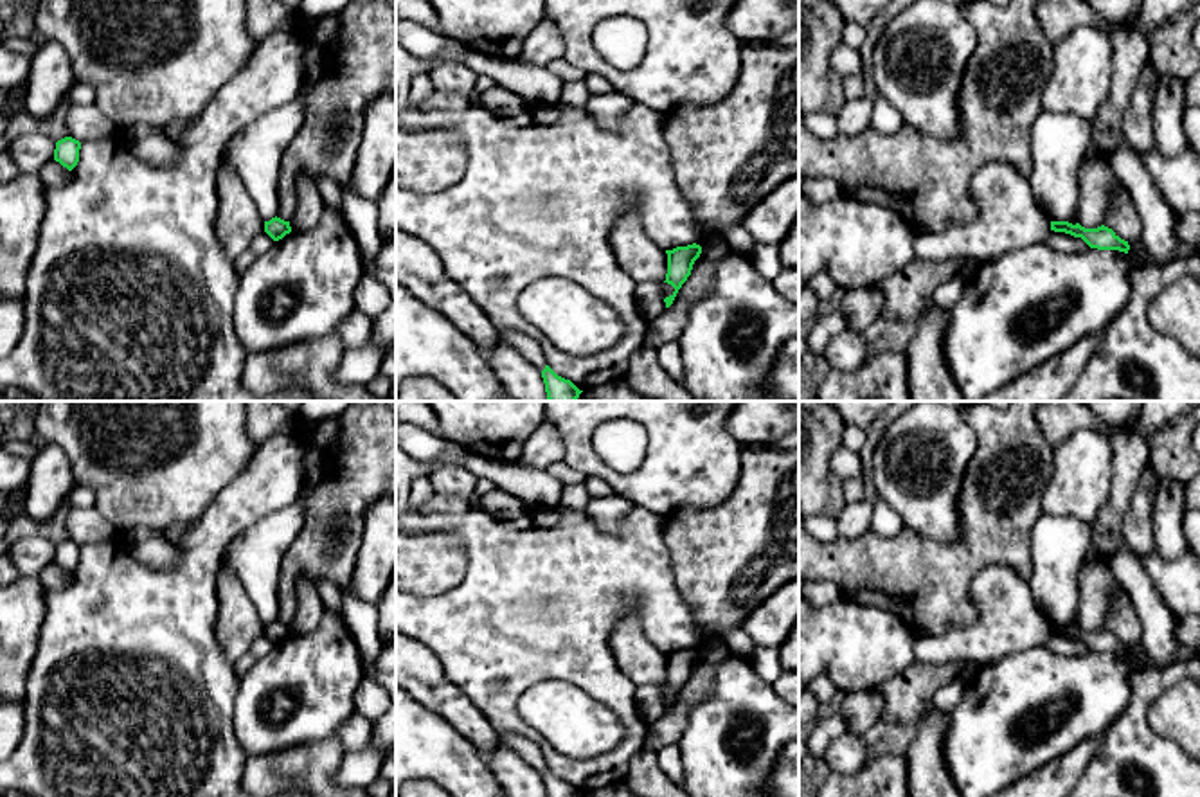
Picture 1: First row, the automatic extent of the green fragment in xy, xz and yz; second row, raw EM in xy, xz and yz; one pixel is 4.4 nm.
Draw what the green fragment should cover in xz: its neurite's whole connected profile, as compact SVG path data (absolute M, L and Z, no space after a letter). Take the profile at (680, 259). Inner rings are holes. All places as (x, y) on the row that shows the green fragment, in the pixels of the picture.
M693 243L687 246L676 246L673 250L666 250L666 254L667 254L667 273L666 273L664 282L667 282L675 288L675 291L664 299L666 308L669 308L673 304L678 290L691 275L693 264L702 254L702 246Z

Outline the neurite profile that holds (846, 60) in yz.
M838 43L831 52L831 67L840 77L860 74L860 52L846 43Z

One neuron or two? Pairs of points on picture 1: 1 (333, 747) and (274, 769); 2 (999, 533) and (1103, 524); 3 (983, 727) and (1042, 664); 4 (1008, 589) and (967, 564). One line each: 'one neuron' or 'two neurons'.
1: one neuron
2: two neurons
3: one neuron
4: two neurons

